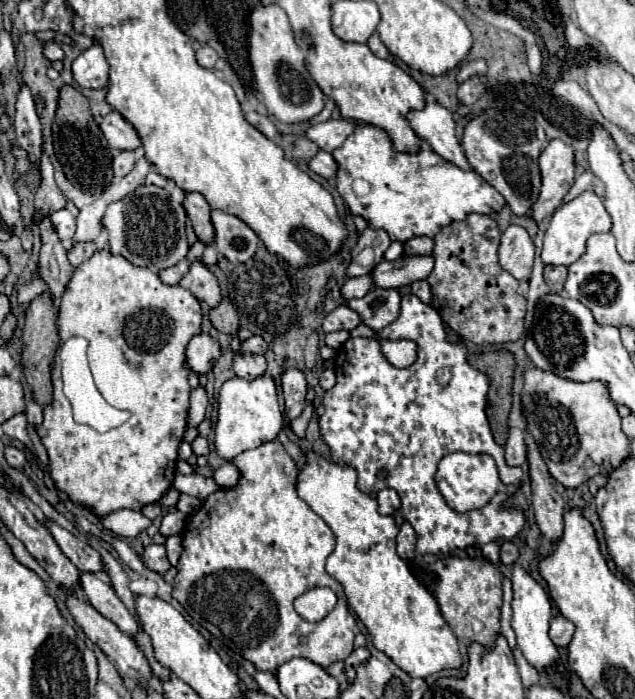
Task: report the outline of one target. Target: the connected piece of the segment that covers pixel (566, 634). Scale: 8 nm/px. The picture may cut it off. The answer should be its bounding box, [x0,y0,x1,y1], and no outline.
[550,615,574,647]

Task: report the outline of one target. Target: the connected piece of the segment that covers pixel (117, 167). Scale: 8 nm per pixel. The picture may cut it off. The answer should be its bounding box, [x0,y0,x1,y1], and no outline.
[112,151,134,177]

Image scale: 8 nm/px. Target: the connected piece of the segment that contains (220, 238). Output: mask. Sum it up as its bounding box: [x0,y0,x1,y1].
[212,209,260,263]

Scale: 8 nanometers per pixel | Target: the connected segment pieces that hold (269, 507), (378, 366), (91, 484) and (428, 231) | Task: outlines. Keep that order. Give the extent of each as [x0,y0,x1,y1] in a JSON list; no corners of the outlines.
[[172,439,358,671],[320,295,524,553],[36,249,202,517],[332,123,504,241]]

